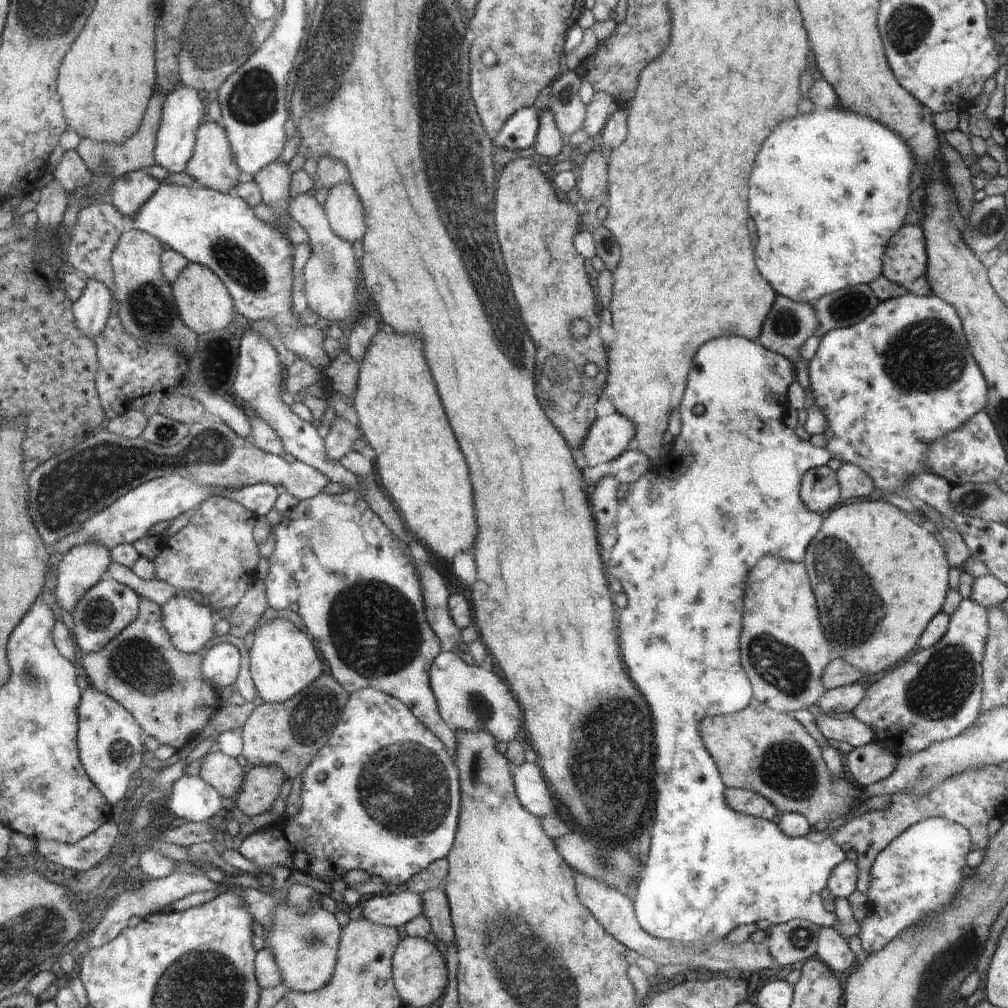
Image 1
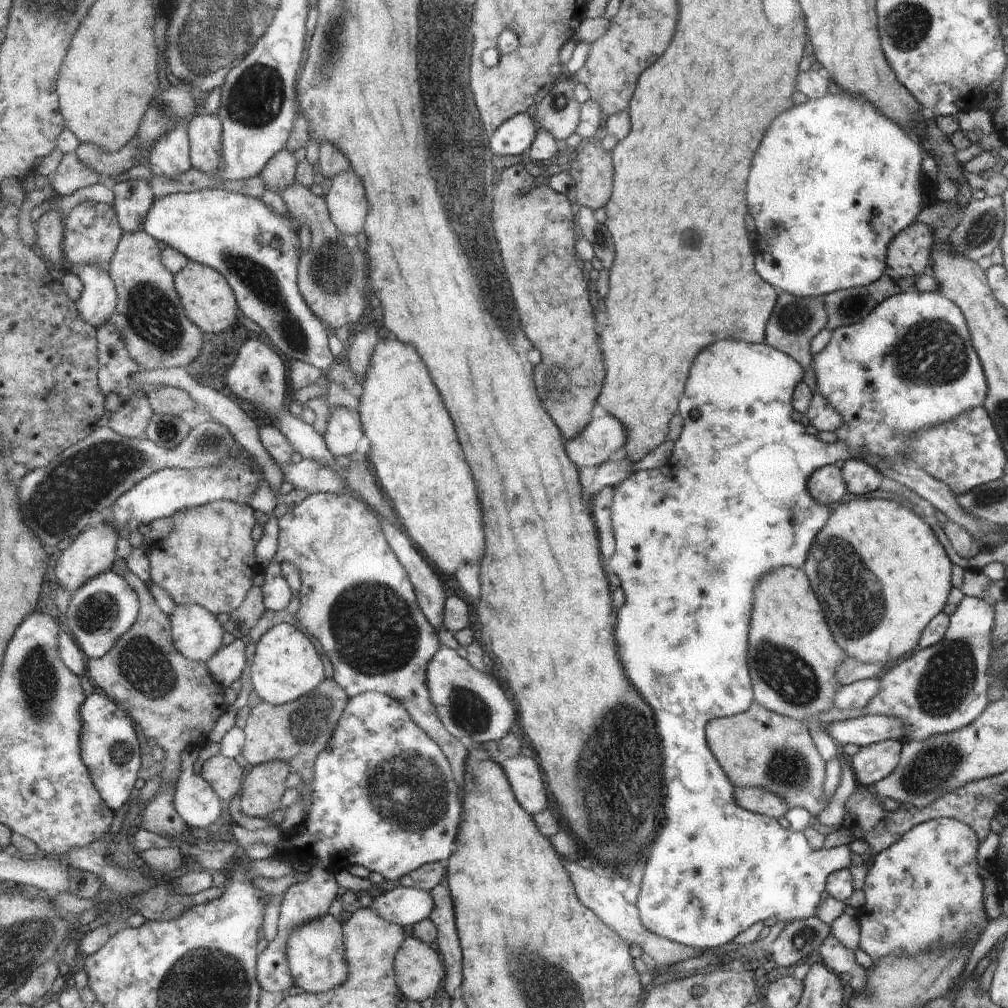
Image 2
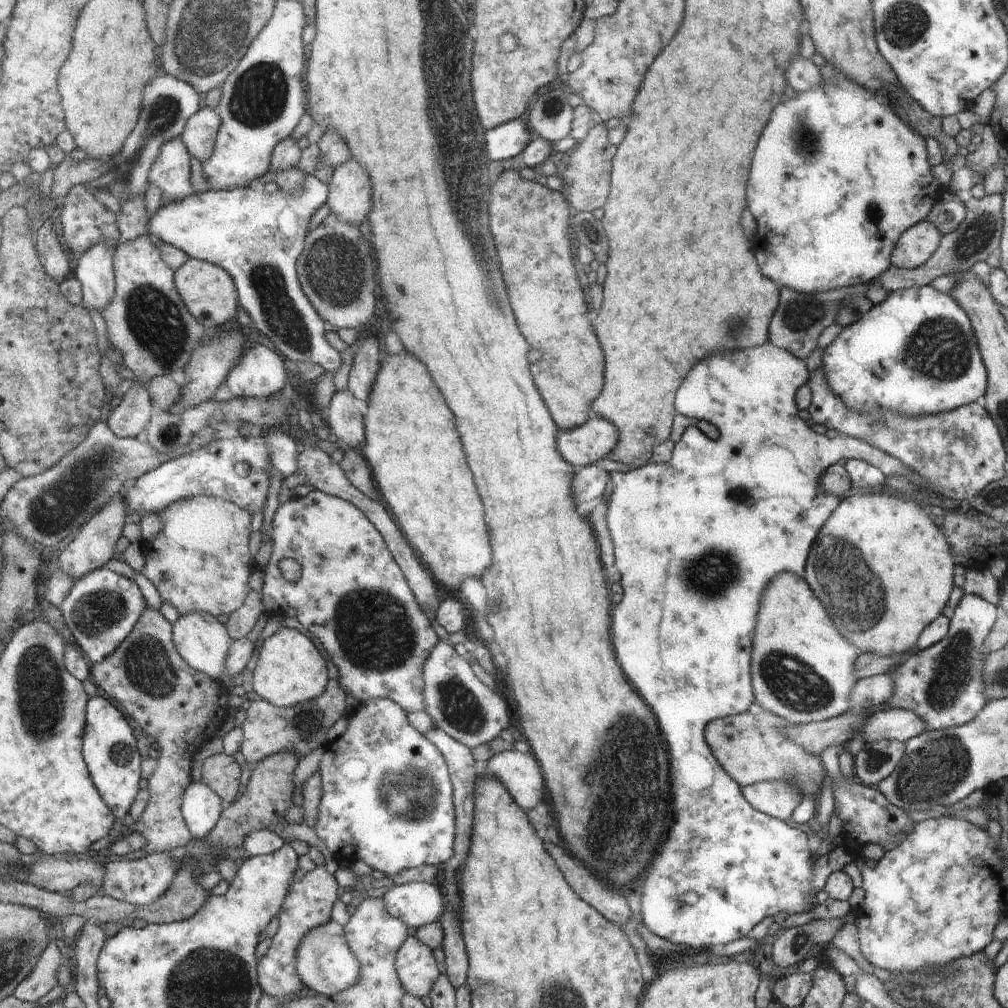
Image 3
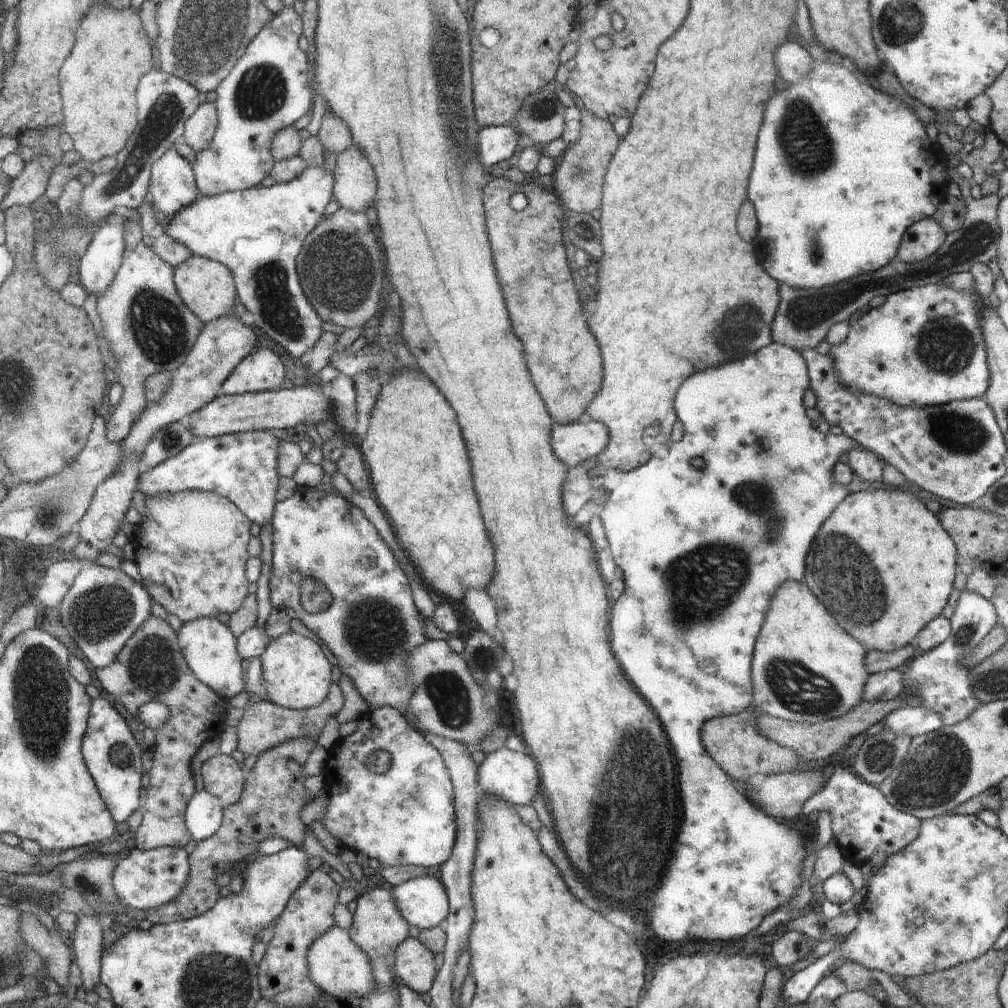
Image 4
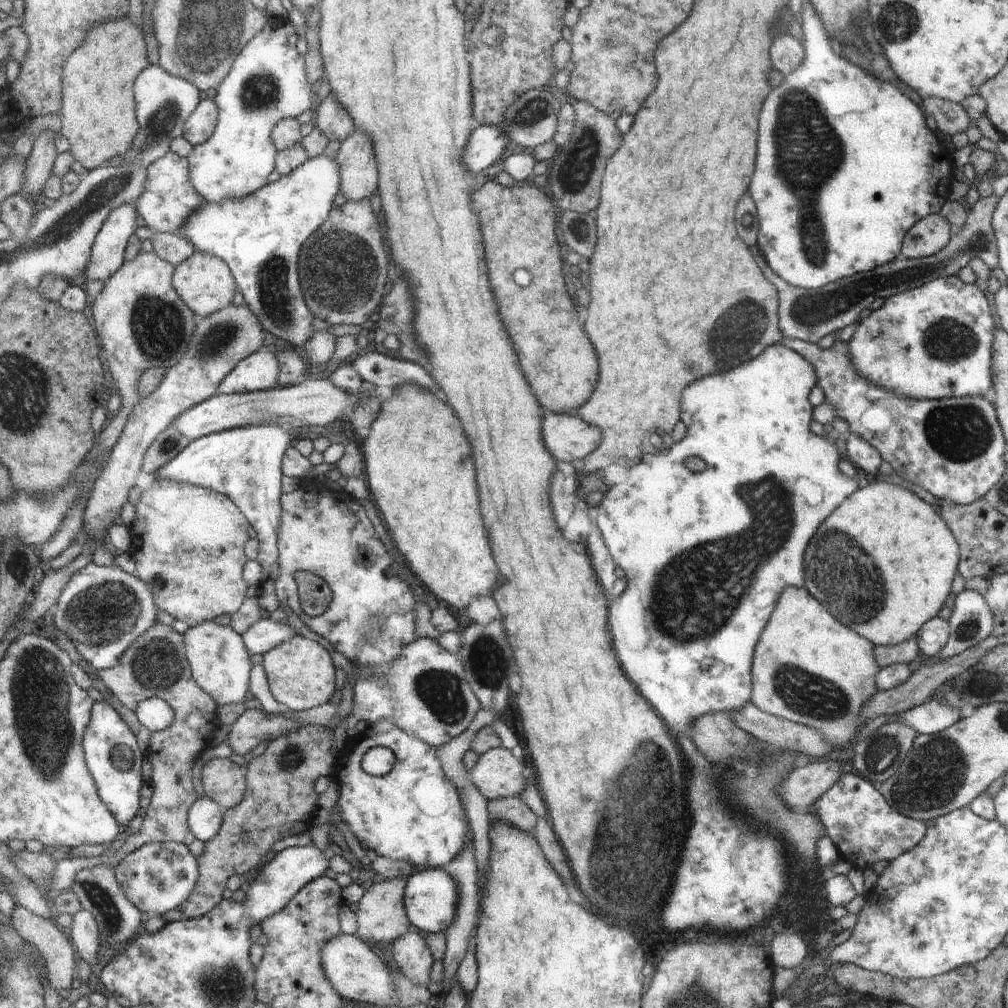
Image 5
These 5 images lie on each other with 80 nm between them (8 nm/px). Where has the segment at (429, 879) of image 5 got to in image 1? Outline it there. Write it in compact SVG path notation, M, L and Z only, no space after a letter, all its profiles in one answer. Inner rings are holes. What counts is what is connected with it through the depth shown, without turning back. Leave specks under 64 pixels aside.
M404 888L391 890L362 902L362 917L370 922L387 927L406 926L414 917L424 914L424 898L422 894Z

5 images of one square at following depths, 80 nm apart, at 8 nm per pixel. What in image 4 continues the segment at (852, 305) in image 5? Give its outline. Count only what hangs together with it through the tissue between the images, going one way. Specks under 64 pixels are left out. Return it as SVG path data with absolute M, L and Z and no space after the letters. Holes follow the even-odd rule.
M988 194L980 199L973 199L964 195L967 213L958 230L954 230L945 238L944 244L932 256L924 261L903 263L893 261L874 273L861 274L838 285L821 289L801 289L787 284L779 284L780 308L777 310L776 320L773 321L772 336L776 343L786 345L801 352L806 349L816 349L818 344L825 340L828 331L834 324L853 320L851 317L868 302L882 294L889 294L918 288L925 285L940 283L946 276L956 272L968 272L973 264L987 264L997 256L998 237L1000 234L997 221L999 205L997 194Z

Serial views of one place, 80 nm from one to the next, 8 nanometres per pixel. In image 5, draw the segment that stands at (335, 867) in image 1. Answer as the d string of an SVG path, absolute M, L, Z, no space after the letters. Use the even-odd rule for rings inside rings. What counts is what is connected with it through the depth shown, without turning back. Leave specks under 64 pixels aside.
M392 719L370 722L364 732L348 739L344 750L336 756L336 764L331 770L331 780L340 789L337 806L341 821L354 834L360 844L368 846L377 855L393 860L406 861L419 868L432 867L440 869L454 862L470 844L468 812L463 806L456 784L445 774L441 759L437 755L437 747L430 746L421 738L408 734ZM372 747L389 748L395 756L392 770L384 776L377 777L361 769L361 759Z

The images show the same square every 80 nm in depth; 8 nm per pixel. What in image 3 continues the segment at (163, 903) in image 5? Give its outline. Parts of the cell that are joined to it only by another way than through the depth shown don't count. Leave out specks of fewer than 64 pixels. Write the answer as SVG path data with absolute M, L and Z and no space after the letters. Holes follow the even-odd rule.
M158 854L135 861L112 861L108 863L103 888L105 894L134 905L147 905L169 891L177 872L177 862L167 854Z

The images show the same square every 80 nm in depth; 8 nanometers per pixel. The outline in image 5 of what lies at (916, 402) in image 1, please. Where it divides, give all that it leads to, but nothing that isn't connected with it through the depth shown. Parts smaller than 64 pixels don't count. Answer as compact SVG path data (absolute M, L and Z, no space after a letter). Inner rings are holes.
M942 276L935 278L922 286L896 293L895 295L885 298L884 305L877 310L873 310L867 318L860 319L851 340L850 356L852 362L856 364L856 368L860 374L864 375L871 383L876 383L880 387L884 387L887 391L892 391L894 395L908 397L918 400L940 400L948 397L988 397L988 390L992 388L992 341L994 341L996 331L994 330L994 322L992 322L992 314L990 314L990 306L988 300L984 296L982 290L978 290L976 285L966 286L964 282L960 282L957 276Z

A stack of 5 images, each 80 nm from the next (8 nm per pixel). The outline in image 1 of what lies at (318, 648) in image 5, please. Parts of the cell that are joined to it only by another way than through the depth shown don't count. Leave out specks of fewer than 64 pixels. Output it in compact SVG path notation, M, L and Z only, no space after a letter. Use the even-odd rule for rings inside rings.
M270 619L255 628L253 644L249 650L249 669L255 689L267 703L288 701L290 697L304 691L318 677L326 674L324 664L326 664L326 658L322 656L322 651L318 650L317 643L310 638L310 634L306 634L306 630L302 630L302 626L295 626L294 622L287 619Z

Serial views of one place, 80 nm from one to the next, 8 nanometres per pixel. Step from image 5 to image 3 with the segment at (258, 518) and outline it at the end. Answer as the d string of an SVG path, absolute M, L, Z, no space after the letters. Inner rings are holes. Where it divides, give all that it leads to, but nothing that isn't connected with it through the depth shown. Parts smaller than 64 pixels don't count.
M259 431L258 436L250 436L248 439L240 435L233 439L218 439L205 449L170 459L142 476L130 489L125 498L130 516L134 512L140 516L152 512L160 514L174 503L202 495L237 503L250 514L262 512L271 479L267 468L272 465L272 456L268 448L263 433Z

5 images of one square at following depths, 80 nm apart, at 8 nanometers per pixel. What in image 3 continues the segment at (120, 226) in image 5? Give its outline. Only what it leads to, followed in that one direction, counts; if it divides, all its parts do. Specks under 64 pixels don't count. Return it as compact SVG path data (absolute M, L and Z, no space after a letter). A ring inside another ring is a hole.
M107 241L98 243L78 257L74 271L83 284L83 304L89 311L105 310L117 295L116 254L118 247L110 247Z

